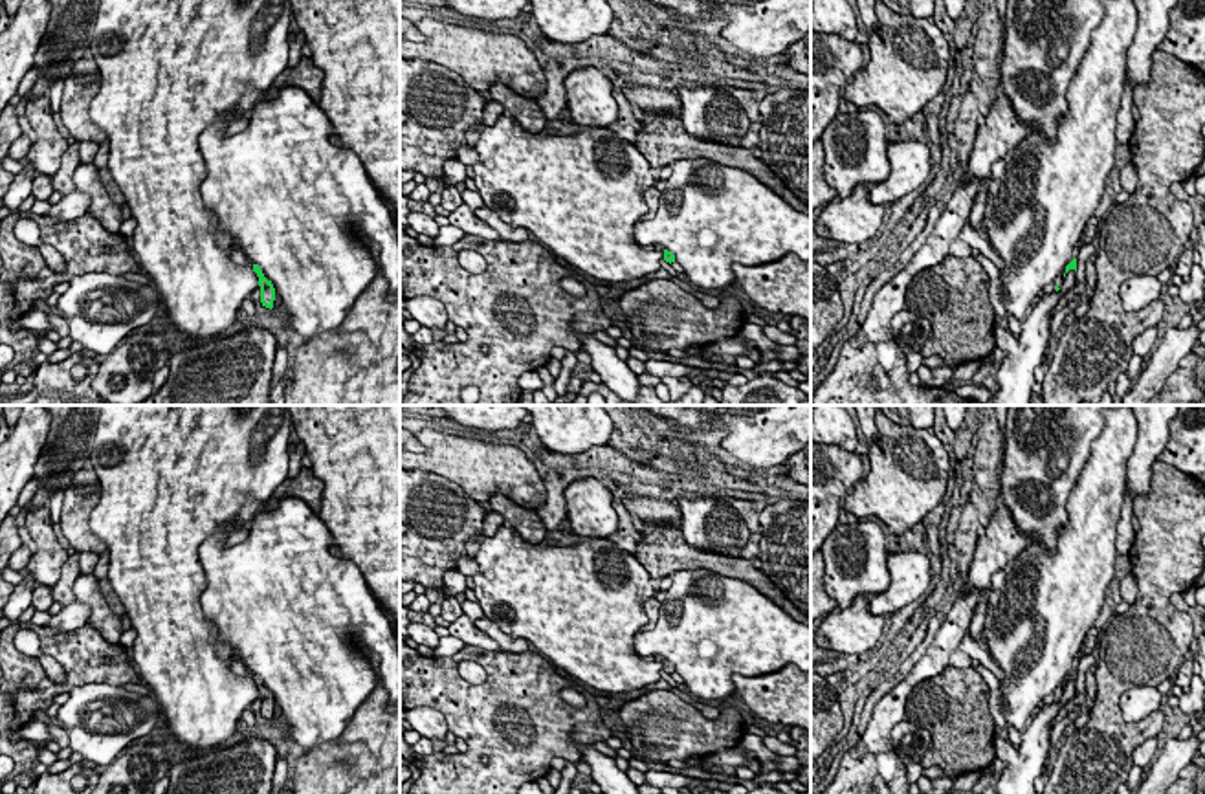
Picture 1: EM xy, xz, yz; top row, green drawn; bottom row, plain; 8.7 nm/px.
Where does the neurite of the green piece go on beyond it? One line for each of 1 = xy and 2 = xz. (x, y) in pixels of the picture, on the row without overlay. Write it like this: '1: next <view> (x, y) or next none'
1: next none
2: next none

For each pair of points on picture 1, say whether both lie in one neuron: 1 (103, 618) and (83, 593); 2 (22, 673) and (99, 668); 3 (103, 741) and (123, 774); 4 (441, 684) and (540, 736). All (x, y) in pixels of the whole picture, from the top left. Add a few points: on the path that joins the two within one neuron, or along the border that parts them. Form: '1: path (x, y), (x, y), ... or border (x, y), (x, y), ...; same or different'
1: path (99, 613), (88, 598); same
2: path (41, 688), (63, 688), (81, 670); same
3: border (129, 743), (101, 769); different
4: path (464, 706), (490, 717), (516, 717); same

